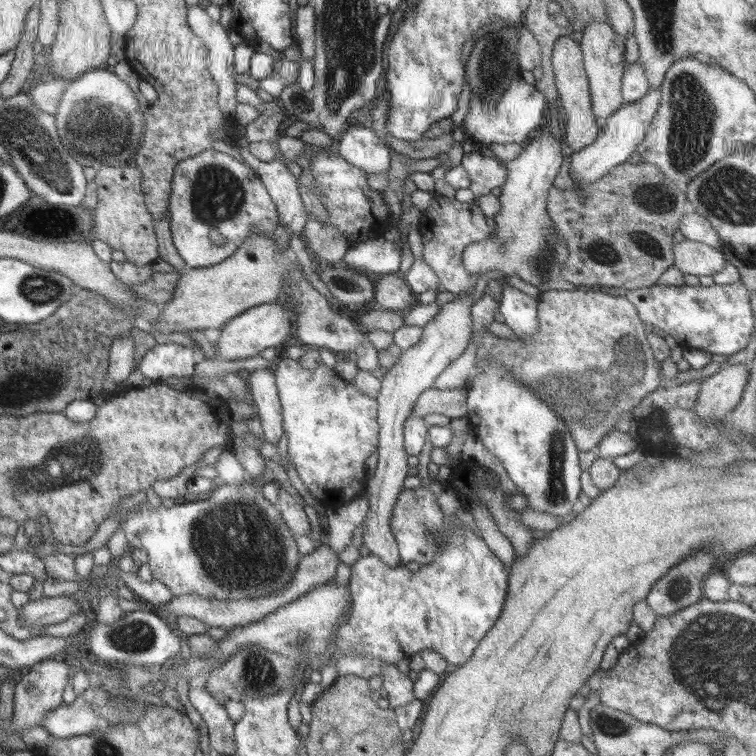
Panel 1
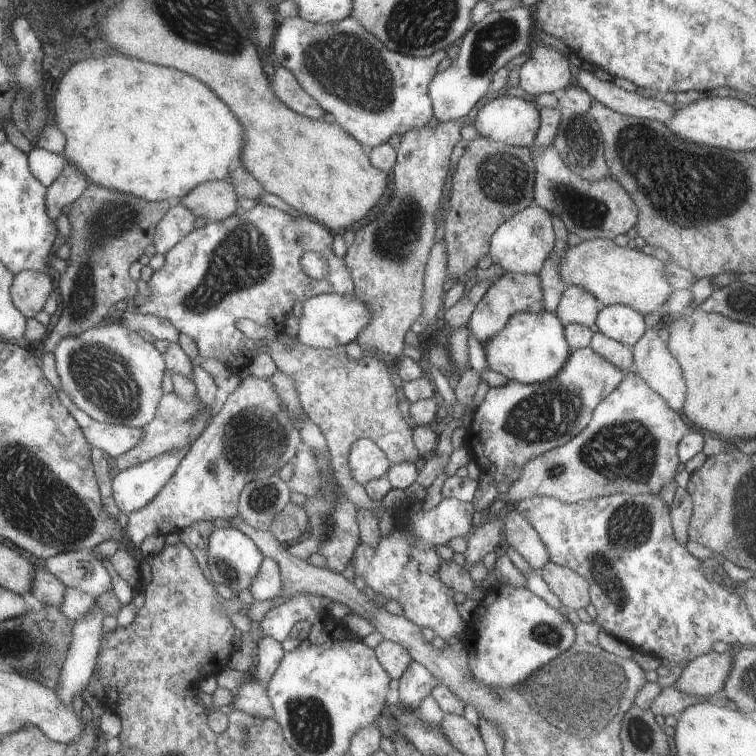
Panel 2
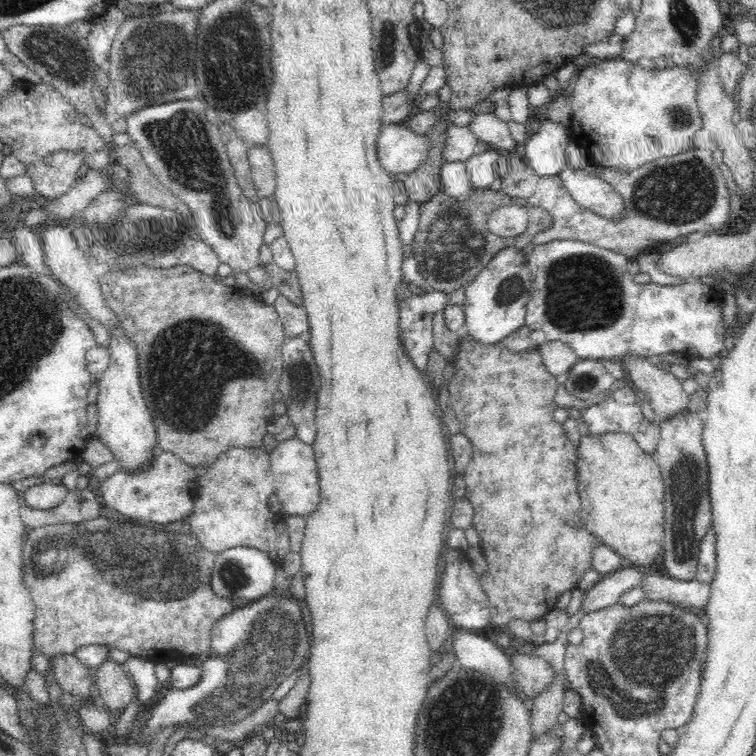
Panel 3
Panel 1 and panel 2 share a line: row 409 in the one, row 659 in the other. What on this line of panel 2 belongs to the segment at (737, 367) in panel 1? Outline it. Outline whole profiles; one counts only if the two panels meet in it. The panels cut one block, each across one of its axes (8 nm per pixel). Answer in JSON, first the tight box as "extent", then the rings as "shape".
{"extent":[673,648,737,698],"shape":[[[737,648],[725,654],[709,652],[705,656],[697,656],[695,660],[689,660],[689,664],[677,672],[679,678],[673,686],[685,694],[699,698],[711,698],[723,694],[723,686],[733,668],[735,650]]]}

